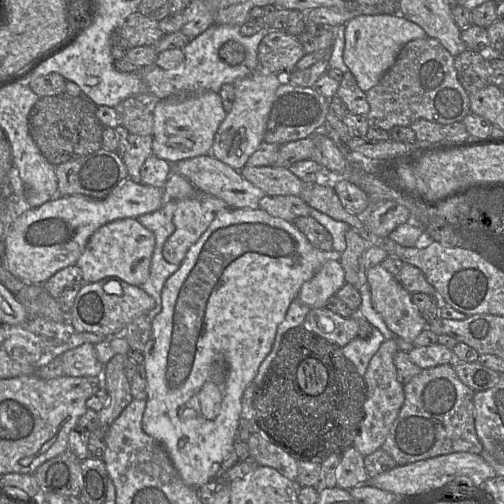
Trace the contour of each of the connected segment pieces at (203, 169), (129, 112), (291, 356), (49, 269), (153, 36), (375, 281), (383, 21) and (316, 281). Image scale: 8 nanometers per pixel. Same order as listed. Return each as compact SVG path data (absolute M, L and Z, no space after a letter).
M212 155L184 159L172 164L172 172L186 177L199 191L223 199L230 208L259 208L259 201L266 193L244 178L240 171L230 167Z
M148 92L125 99L115 109L129 133L152 136L153 112L159 101L156 95Z
M304 325L290 328L283 333L277 353L253 394L257 426L297 453L303 456L314 455L317 458L316 463L322 463L331 455L343 457L353 447L366 418L366 400L366 381L356 366L344 356L342 348L307 330Z
M127 178L104 198L58 196L36 208L21 207L10 228L6 227L6 268L25 284L43 284L59 270L76 264L89 238L98 228L119 219L137 219L160 209L164 203L163 188Z
M136 11L115 32L118 32L129 48L151 46L165 35L160 30L158 23L159 21Z
M382 264L367 269L366 276L374 309L397 338L413 343L427 321L412 302L411 293Z
M400 14L359 15L345 24L343 60L364 92L369 91L395 63L405 44L427 37L416 23Z
M328 260L301 286L298 298L311 309L322 308L345 283L344 269L340 262Z

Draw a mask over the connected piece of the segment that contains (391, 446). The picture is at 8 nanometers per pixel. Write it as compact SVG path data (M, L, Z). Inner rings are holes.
M445 364L423 369L404 385L405 401L382 446L398 465L456 452L481 455L483 445L475 429L474 394L458 377L453 365Z

